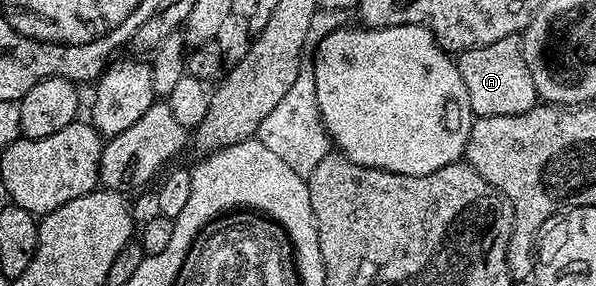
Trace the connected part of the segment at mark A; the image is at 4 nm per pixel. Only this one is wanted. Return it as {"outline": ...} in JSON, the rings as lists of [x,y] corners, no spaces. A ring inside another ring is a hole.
{"outline":[[[509,37],[485,47],[462,50],[457,64],[465,79],[471,112],[475,117],[521,115],[540,100],[524,46],[517,42],[515,37]]]}

